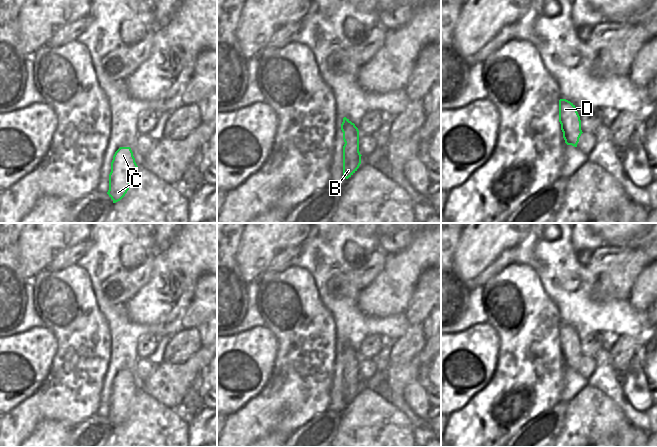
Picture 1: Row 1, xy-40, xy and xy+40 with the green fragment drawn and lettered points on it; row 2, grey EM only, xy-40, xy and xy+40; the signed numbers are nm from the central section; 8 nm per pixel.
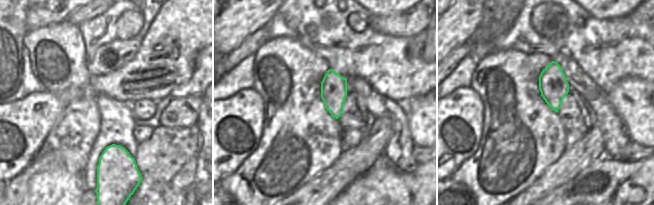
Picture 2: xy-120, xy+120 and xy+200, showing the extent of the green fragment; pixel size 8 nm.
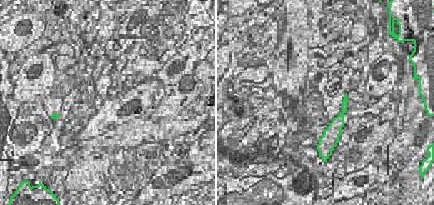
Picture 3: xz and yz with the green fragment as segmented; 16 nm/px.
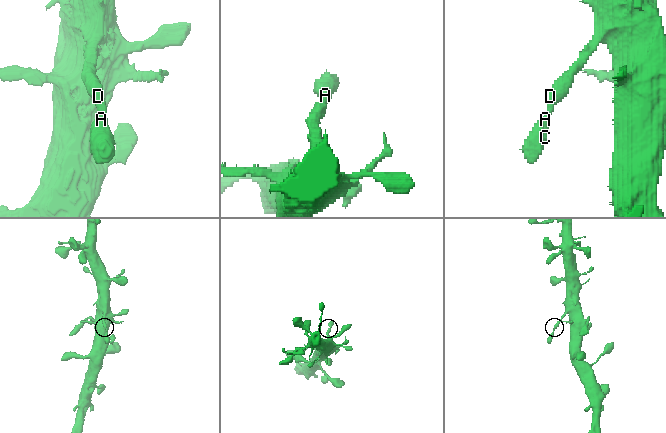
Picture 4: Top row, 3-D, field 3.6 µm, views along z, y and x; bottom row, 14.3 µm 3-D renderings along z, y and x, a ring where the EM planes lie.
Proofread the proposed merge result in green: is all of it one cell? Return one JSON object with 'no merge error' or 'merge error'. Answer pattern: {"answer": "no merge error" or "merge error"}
{"answer": "no merge error"}

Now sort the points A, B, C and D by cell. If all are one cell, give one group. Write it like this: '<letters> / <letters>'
A B C D

